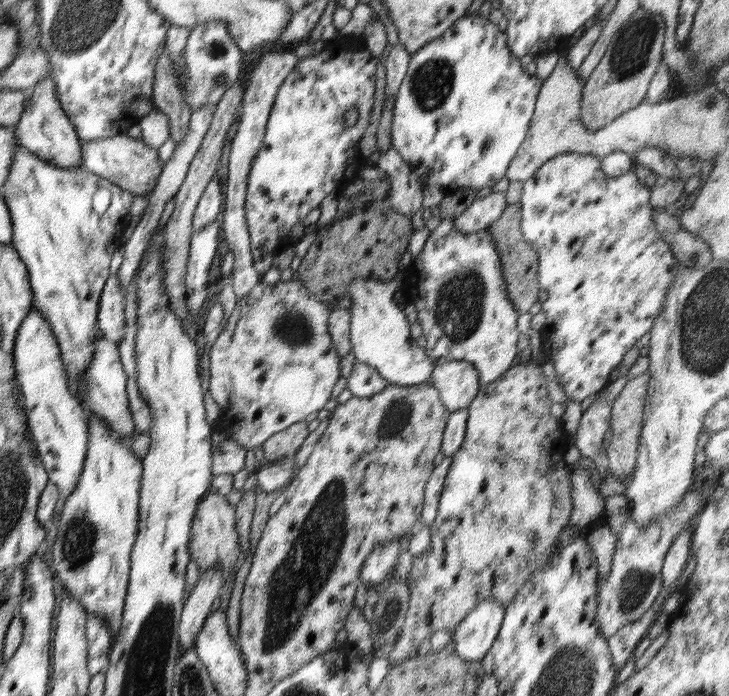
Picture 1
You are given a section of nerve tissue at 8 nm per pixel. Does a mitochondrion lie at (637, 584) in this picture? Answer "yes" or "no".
yes

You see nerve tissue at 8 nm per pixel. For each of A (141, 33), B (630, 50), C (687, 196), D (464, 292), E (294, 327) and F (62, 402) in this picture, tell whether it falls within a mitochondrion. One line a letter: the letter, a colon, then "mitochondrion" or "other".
A: other
B: mitochondrion
C: other
D: mitochondrion
E: mitochondrion
F: other

